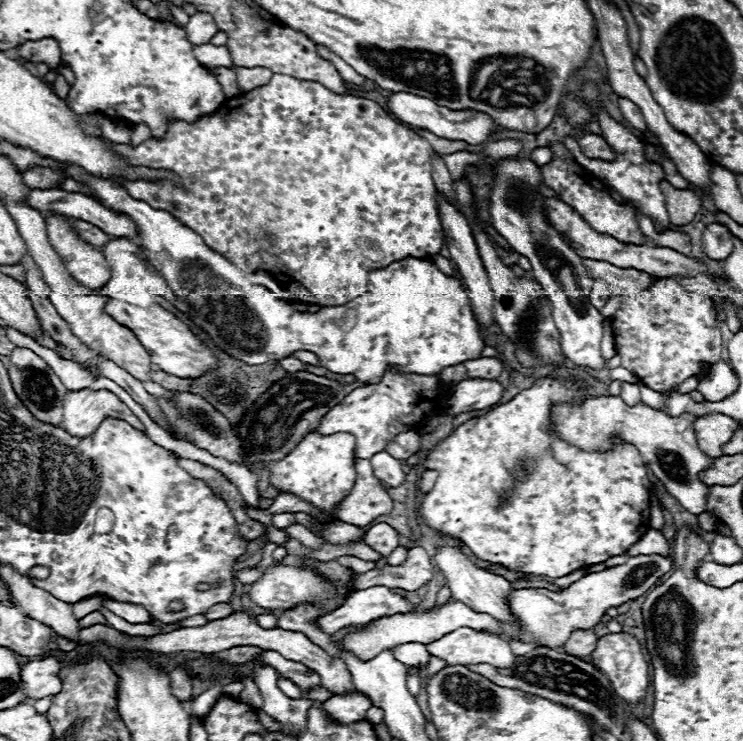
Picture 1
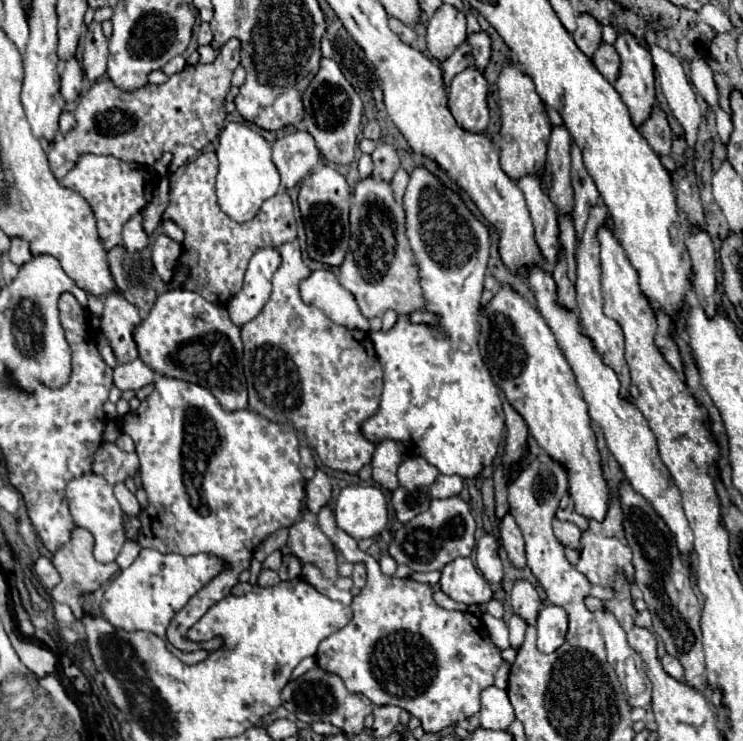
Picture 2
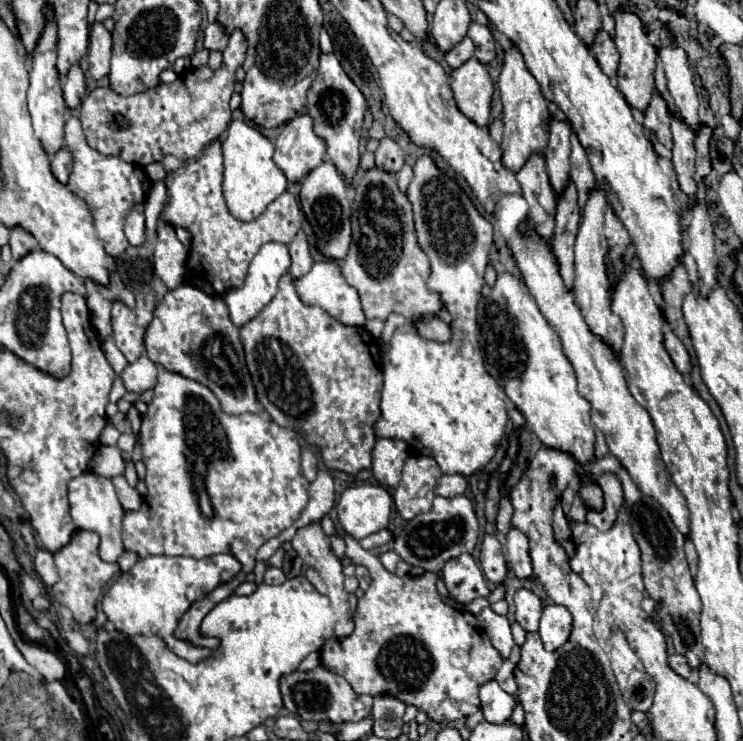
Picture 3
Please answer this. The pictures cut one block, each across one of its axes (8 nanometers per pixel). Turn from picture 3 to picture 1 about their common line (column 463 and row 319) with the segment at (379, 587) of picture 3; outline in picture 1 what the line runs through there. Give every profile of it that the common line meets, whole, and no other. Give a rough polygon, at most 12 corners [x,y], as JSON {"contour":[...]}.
{"contour":[[674,280],[622,296],[622,366],[676,390],[722,356],[708,294]]}

